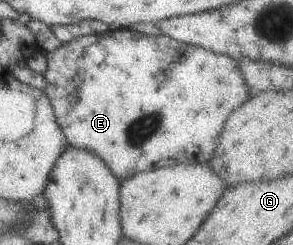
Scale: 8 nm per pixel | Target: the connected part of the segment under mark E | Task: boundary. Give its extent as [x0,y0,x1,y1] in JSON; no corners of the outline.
[42,29,249,179]

